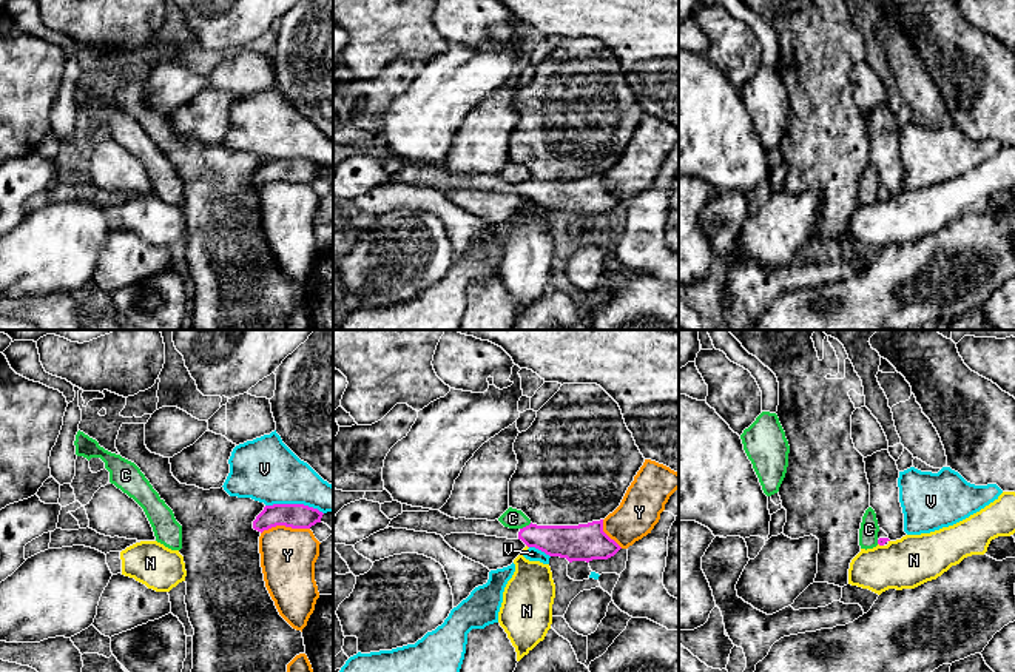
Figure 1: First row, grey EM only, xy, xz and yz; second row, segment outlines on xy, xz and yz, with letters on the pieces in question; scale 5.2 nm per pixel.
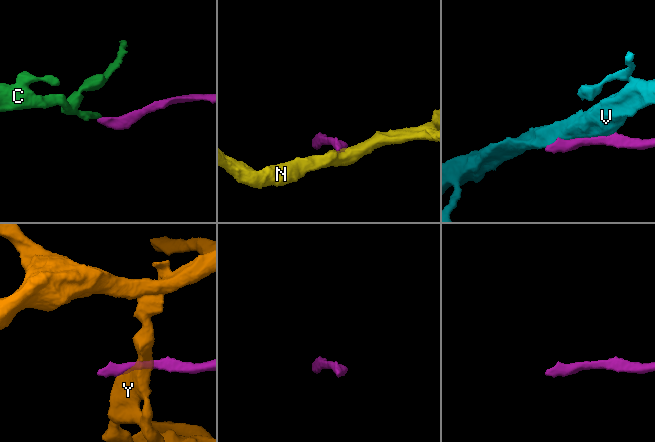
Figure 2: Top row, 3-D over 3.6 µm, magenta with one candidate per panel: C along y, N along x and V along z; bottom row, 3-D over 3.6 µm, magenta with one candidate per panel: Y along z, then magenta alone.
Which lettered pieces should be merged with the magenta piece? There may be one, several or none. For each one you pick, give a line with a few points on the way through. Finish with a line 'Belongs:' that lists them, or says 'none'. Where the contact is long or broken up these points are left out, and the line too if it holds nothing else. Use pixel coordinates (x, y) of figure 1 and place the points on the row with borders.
Belongs: none

